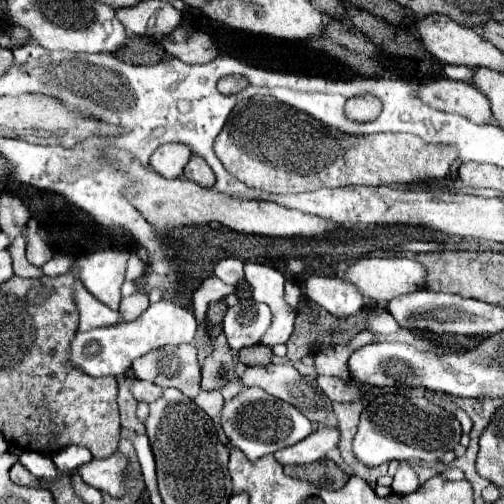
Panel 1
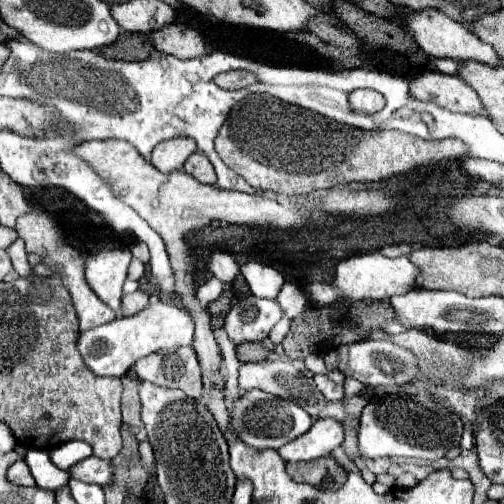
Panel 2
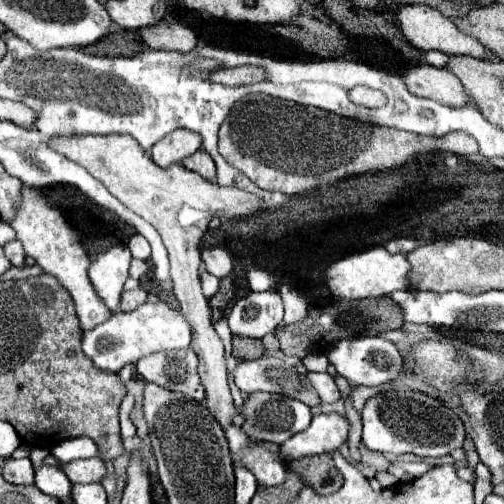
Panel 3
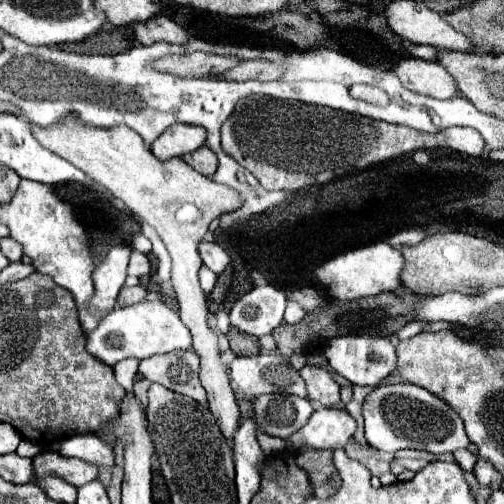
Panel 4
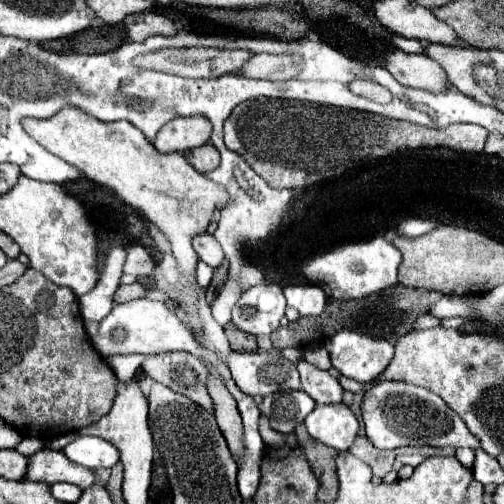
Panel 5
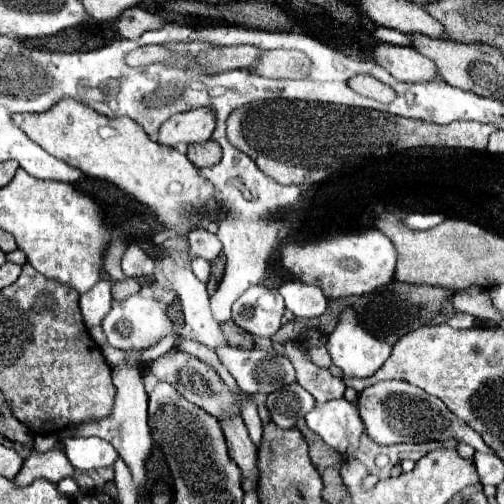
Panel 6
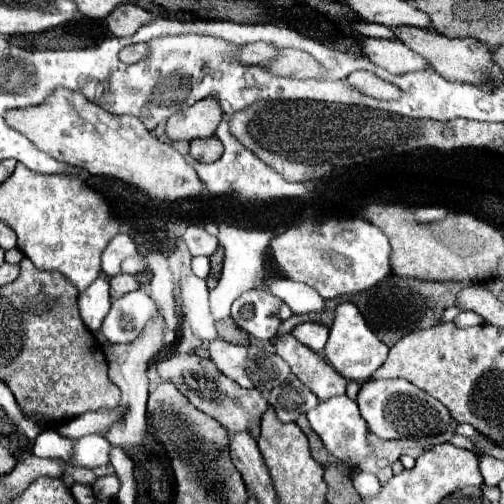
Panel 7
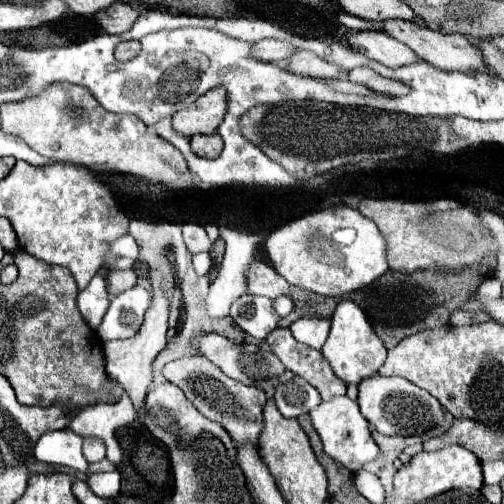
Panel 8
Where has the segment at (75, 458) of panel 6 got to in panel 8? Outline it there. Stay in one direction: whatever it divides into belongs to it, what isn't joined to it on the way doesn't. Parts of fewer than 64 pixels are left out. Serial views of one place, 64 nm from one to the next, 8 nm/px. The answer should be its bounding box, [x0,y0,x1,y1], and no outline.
[82,438,106,462]

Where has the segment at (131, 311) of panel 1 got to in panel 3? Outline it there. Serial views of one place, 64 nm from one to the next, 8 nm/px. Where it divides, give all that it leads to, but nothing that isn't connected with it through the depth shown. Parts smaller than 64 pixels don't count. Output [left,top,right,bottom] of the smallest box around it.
[120,288,146,312]

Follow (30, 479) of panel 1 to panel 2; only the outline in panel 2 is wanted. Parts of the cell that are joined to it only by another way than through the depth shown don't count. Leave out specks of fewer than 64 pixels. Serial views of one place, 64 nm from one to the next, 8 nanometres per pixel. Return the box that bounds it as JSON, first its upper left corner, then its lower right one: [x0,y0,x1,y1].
[6,460,36,486]

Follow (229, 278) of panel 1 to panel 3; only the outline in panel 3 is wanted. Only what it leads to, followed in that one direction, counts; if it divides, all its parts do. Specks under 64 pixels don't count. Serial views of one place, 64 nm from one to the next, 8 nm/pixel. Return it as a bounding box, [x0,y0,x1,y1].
[202,248,232,278]

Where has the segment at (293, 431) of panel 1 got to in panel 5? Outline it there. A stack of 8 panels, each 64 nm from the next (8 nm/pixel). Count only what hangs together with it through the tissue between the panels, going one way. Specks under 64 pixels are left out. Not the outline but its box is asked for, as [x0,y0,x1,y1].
[260,390,316,434]

